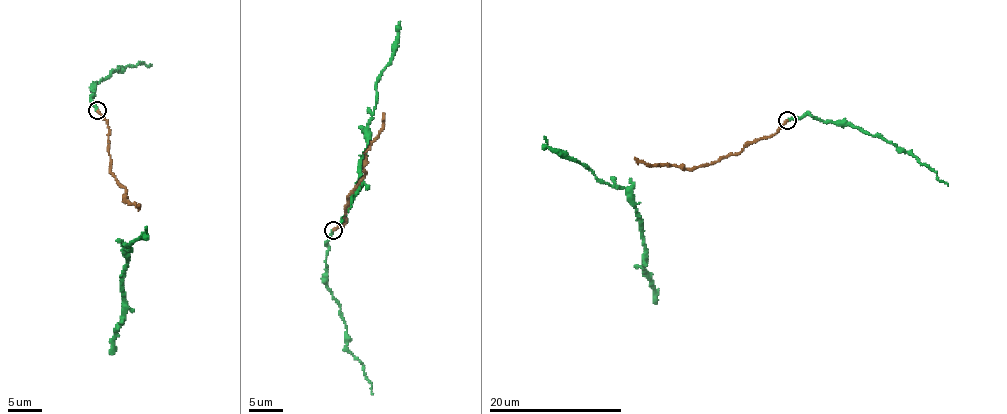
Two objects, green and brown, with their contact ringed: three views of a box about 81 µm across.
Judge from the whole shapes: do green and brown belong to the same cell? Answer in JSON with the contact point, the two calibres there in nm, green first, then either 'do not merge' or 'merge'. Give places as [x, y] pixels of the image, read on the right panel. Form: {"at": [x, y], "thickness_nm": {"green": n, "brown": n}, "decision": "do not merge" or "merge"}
{"at": [787, 120], "thickness_nm": {"green": 260, "brown": 190}, "decision": "merge"}

